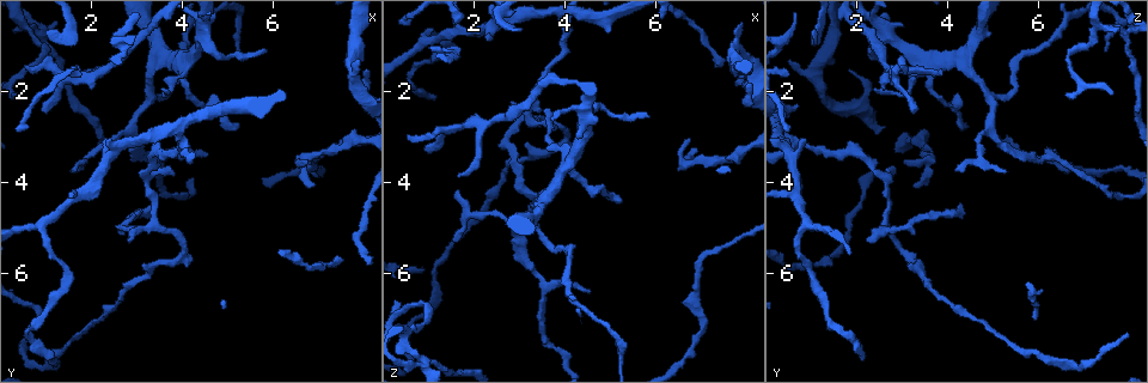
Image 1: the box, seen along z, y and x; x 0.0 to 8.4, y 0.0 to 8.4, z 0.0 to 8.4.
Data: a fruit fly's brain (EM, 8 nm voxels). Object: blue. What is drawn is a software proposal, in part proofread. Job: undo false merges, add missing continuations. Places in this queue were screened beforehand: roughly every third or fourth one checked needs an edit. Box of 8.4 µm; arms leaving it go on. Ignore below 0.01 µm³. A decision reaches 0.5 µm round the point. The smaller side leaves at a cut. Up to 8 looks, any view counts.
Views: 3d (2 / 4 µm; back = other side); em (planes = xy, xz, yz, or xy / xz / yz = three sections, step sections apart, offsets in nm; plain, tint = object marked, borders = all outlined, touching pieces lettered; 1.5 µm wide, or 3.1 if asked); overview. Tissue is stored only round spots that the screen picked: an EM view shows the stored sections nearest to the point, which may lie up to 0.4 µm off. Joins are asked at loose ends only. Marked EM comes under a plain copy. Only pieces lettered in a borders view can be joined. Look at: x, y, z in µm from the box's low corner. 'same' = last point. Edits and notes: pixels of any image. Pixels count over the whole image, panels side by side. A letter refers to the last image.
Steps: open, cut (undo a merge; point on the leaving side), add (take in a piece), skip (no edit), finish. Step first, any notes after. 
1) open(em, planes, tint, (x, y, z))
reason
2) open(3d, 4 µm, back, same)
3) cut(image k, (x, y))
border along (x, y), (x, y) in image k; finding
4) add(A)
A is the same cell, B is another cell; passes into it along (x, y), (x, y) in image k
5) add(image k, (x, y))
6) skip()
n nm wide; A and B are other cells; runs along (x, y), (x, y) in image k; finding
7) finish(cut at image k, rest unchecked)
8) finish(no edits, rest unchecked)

open(3d, 2 µm, (2.80, 5.30, 2.25))
thin end

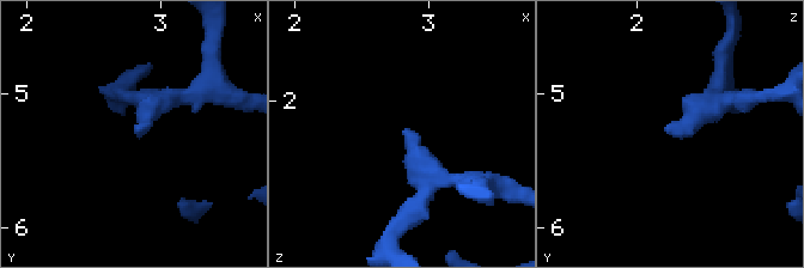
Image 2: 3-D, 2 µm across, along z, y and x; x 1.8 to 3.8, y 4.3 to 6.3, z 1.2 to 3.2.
open(em, planes, borders, (2.80, 5.32, 2.24))
now the EM

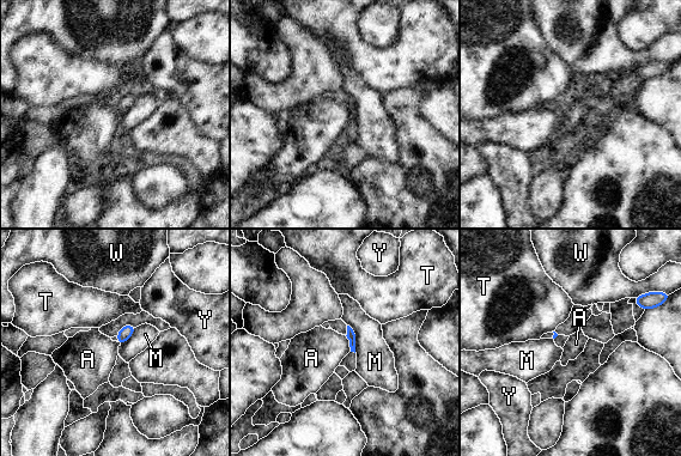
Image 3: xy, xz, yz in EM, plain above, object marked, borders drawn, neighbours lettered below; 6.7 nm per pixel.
skip()
A, M, T, W and Y are other cells; border along (347, 324), (354, 334), (356, 352) in image 3; none of them fits

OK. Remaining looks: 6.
open(3d, 4 µm, (1.70, 3.75, 4.20))
thin end

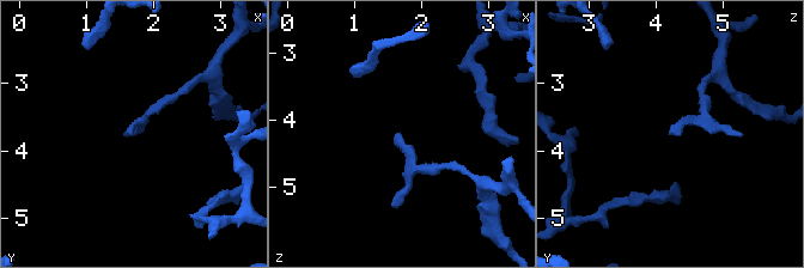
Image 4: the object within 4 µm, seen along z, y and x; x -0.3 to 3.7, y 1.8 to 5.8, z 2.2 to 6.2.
open(em, xy, step 4, borders, (1.70, 3.75, 4.20))
now the EM

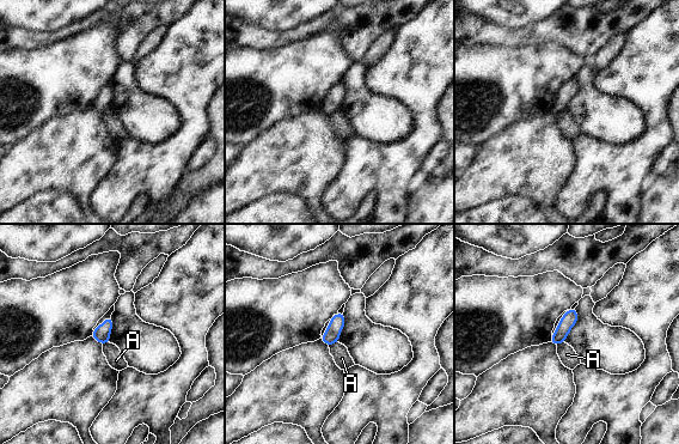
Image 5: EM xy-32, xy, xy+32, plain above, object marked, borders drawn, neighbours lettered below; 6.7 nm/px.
skip()
100 nm wide; A is another cell; no lettered piece goes on from it

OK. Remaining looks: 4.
open(em, xy, step 4, tint, (1.00, 1.20, 6.70))
abrupt turn

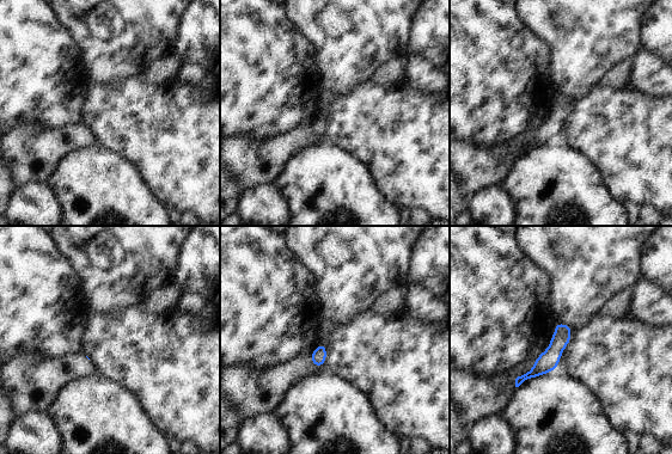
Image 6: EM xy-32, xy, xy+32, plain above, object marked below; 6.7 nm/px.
open(em, planes, borders, same)
another direction

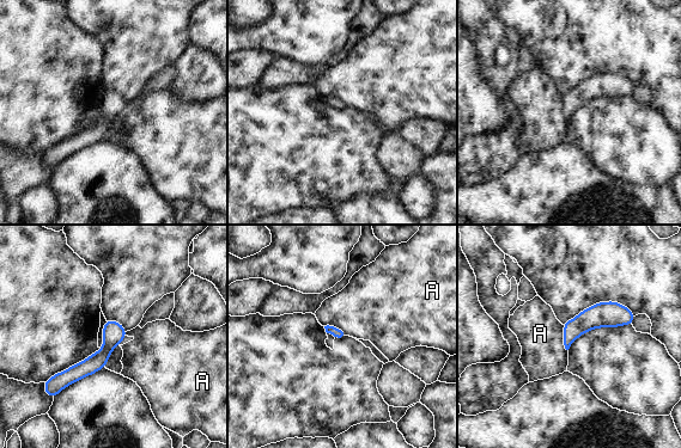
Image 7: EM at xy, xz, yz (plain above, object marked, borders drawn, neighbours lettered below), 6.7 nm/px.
skip()
70 nm wide; A is another cell; border along (563, 325), (563, 344), (567, 350) in image 7; continuous, no second neuron

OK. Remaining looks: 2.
finish(no edits, rest unchecked)

